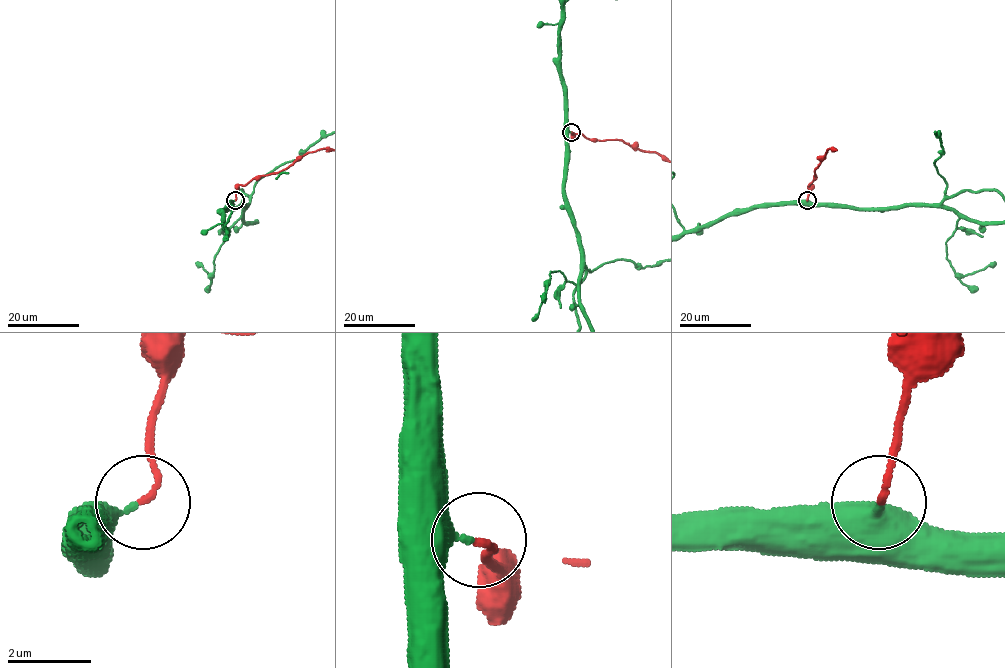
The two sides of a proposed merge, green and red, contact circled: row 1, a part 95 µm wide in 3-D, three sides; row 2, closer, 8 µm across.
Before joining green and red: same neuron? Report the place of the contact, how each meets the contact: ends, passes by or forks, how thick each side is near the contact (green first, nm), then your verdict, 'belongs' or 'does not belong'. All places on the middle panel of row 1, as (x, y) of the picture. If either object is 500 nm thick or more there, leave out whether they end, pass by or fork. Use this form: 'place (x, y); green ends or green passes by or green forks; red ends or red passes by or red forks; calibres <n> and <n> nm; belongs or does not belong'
place (571, 132); green ends; red ends; calibres 320 and 140 nm; belongs

